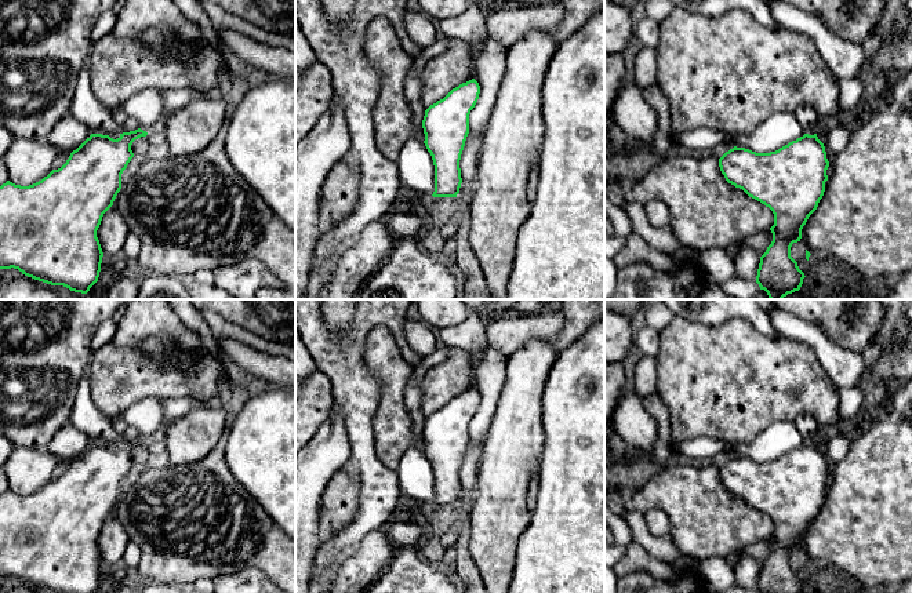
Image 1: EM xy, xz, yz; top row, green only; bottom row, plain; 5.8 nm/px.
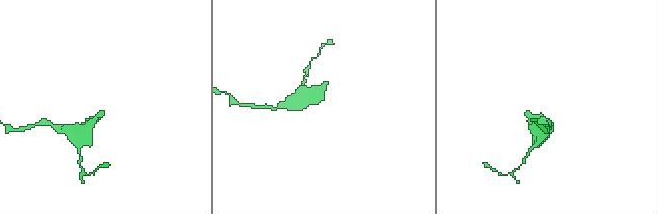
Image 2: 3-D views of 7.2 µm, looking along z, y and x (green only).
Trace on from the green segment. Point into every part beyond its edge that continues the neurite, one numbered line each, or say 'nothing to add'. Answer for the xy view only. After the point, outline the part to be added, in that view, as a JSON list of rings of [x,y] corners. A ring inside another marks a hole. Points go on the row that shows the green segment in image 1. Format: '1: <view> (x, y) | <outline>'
1: xy (146, 106) | [[[146,88],[131,97],[121,108],[126,114],[138,121],[139,128],[150,132],[155,124],[166,117],[164,90]]]

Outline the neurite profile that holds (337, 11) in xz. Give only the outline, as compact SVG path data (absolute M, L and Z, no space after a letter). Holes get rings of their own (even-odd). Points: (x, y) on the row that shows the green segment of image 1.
M321 0L321 7L331 25L350 19L356 0Z

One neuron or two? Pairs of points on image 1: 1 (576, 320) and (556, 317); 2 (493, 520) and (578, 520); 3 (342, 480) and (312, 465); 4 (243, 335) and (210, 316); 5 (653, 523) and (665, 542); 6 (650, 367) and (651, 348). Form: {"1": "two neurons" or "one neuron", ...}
{"1": "two neurons", "2": "two neurons", "3": "two neurons", "4": "one neuron", "5": "two neurons", "6": "two neurons"}

